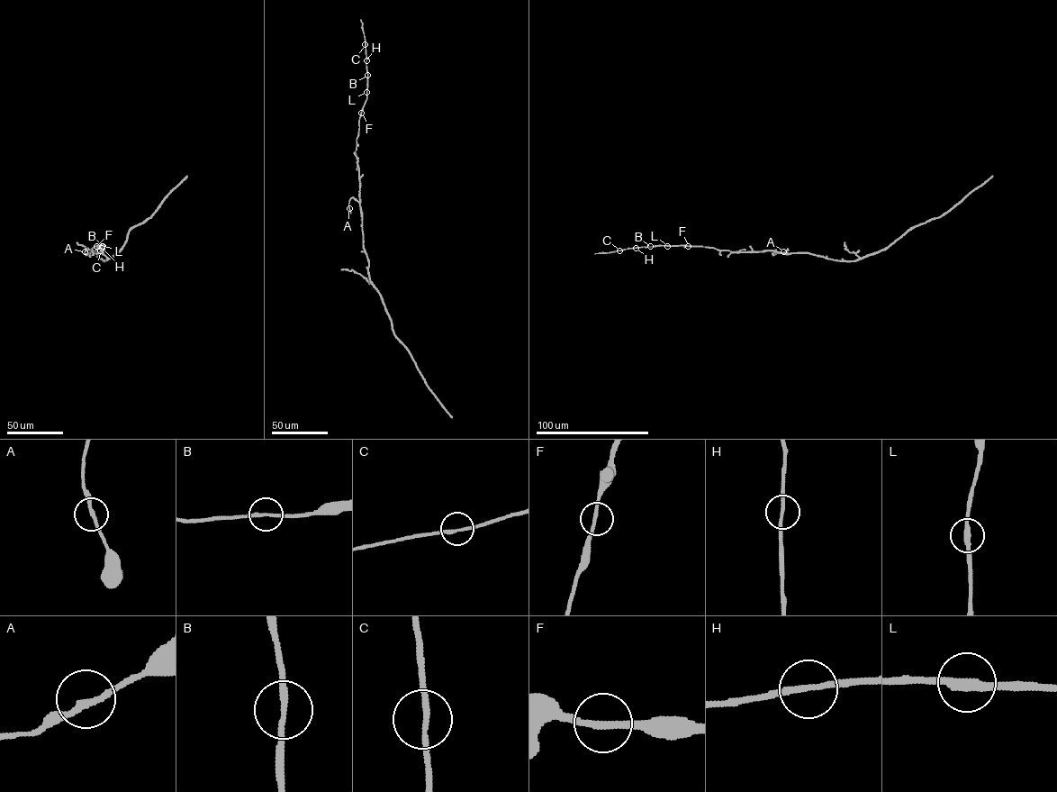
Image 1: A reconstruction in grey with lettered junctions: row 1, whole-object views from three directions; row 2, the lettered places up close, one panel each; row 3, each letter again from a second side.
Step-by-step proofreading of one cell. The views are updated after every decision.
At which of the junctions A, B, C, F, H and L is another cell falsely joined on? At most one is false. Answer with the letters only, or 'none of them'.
none of them

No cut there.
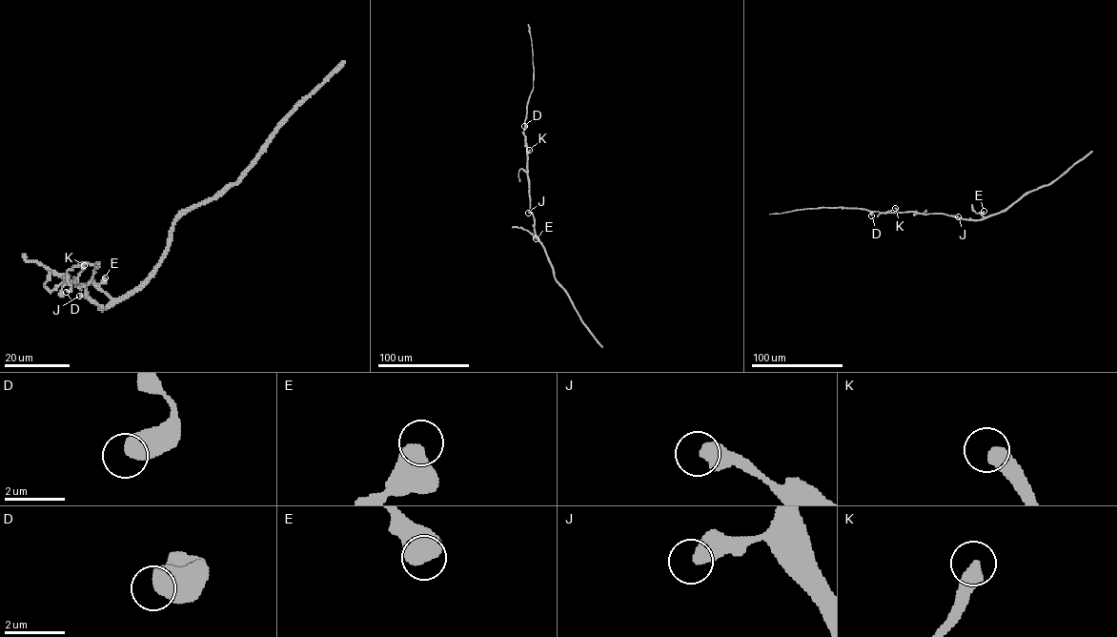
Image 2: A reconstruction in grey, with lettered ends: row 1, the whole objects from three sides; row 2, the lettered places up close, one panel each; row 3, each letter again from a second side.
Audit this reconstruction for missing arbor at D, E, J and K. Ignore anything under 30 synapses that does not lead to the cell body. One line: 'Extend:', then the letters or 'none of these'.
Extend: K

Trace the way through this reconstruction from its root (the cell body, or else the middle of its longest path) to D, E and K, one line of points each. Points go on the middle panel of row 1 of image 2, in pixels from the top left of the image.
D: (530, 204), (524, 126)
E: (530, 204), (536, 238)
K: (530, 204), (527, 156), (529, 150)

